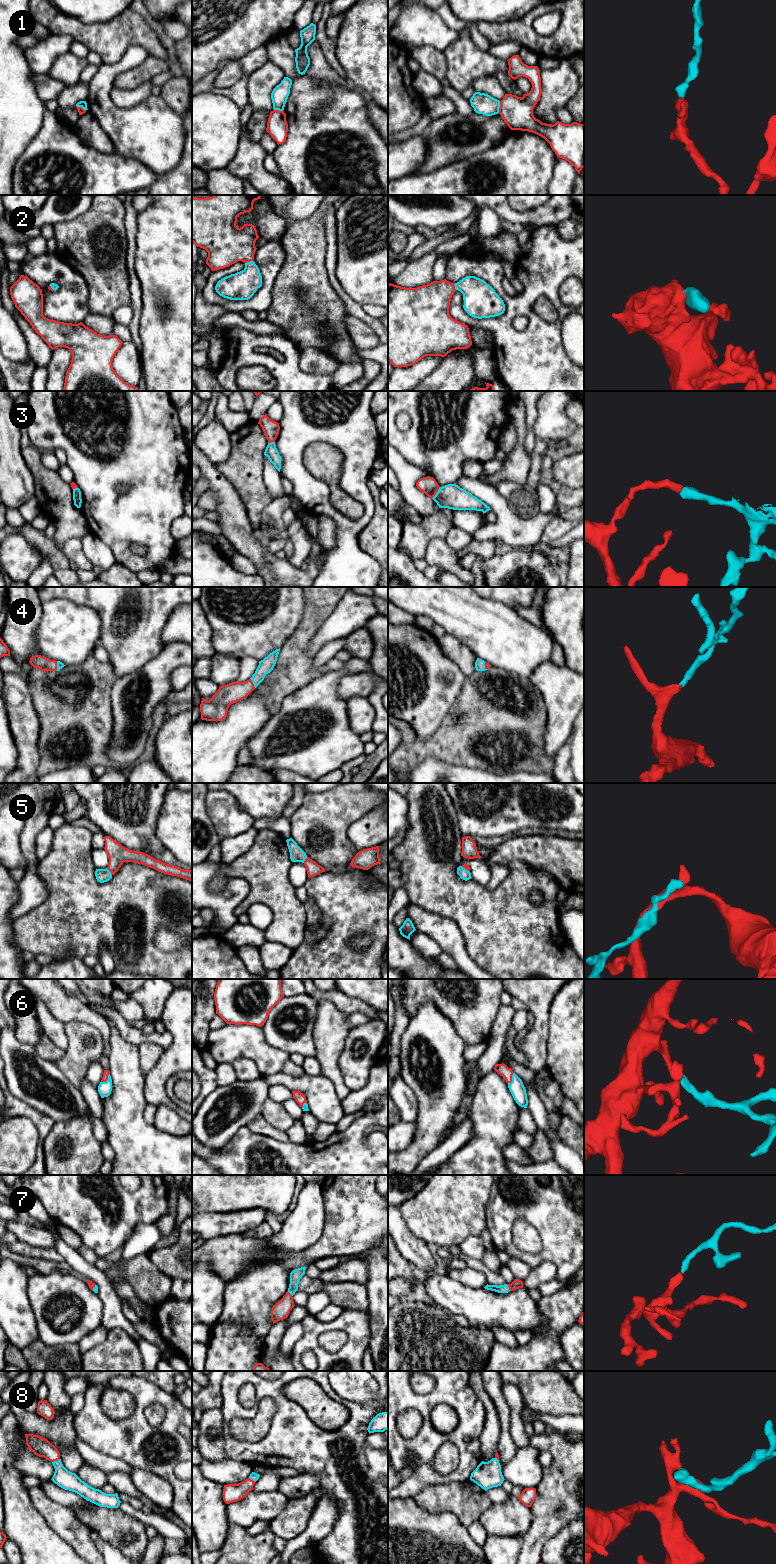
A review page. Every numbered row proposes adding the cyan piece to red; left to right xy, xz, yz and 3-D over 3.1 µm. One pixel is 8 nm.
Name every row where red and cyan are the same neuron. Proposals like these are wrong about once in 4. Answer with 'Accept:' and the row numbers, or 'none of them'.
Accept: 2, 4, 5, 6, 7, 8

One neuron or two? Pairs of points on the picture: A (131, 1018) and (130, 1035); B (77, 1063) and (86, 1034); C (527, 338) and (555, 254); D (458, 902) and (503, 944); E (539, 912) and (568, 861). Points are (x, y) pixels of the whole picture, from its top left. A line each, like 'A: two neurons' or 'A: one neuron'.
A: two neurons
B: one neuron
C: one neuron
D: one neuron
E: two neurons

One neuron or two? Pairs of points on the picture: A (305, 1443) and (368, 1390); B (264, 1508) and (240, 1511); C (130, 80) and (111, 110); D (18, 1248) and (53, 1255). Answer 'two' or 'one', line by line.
A: two
B: one
C: two
D: one

